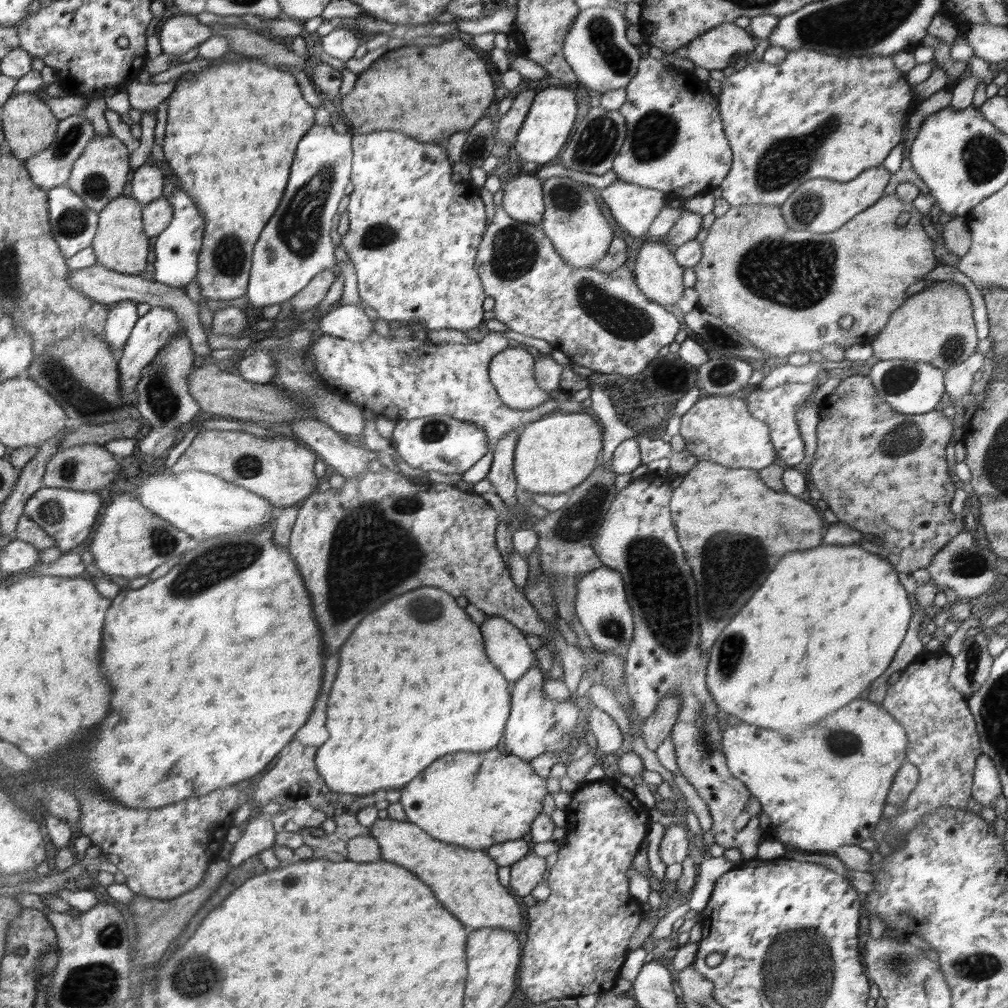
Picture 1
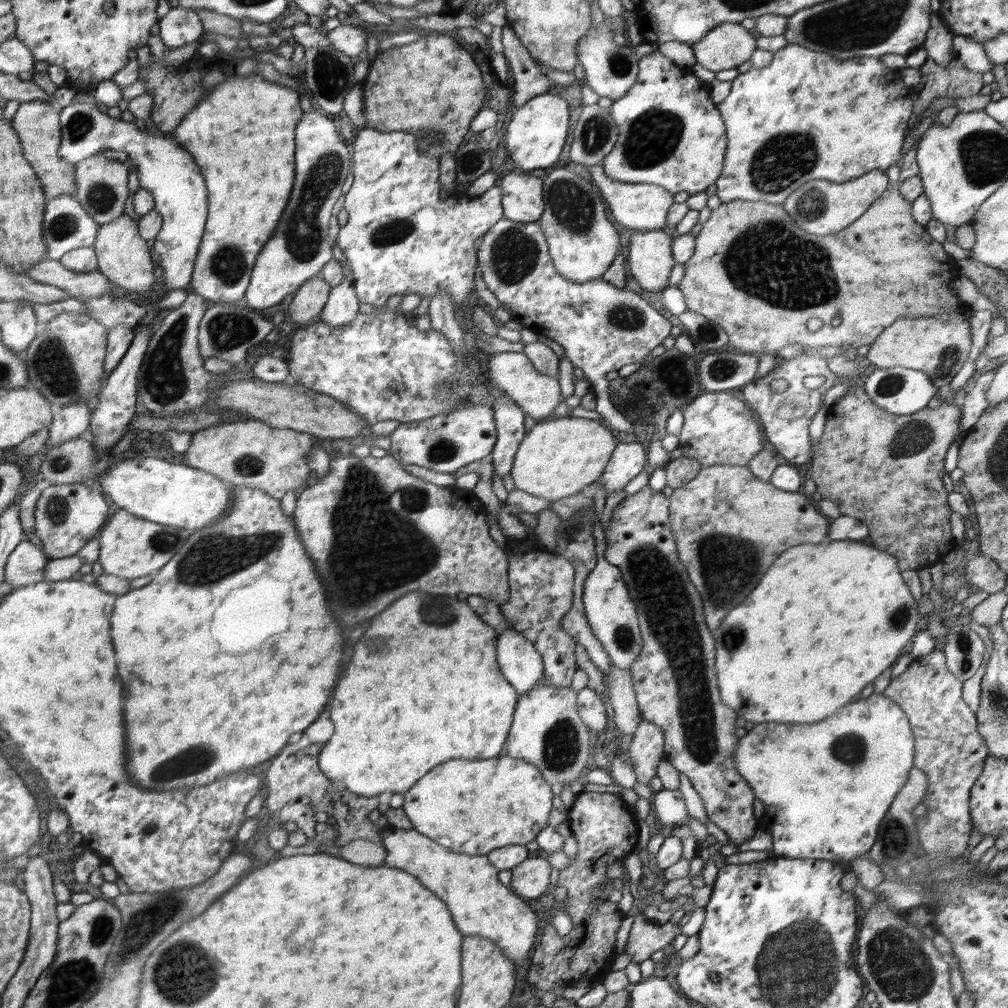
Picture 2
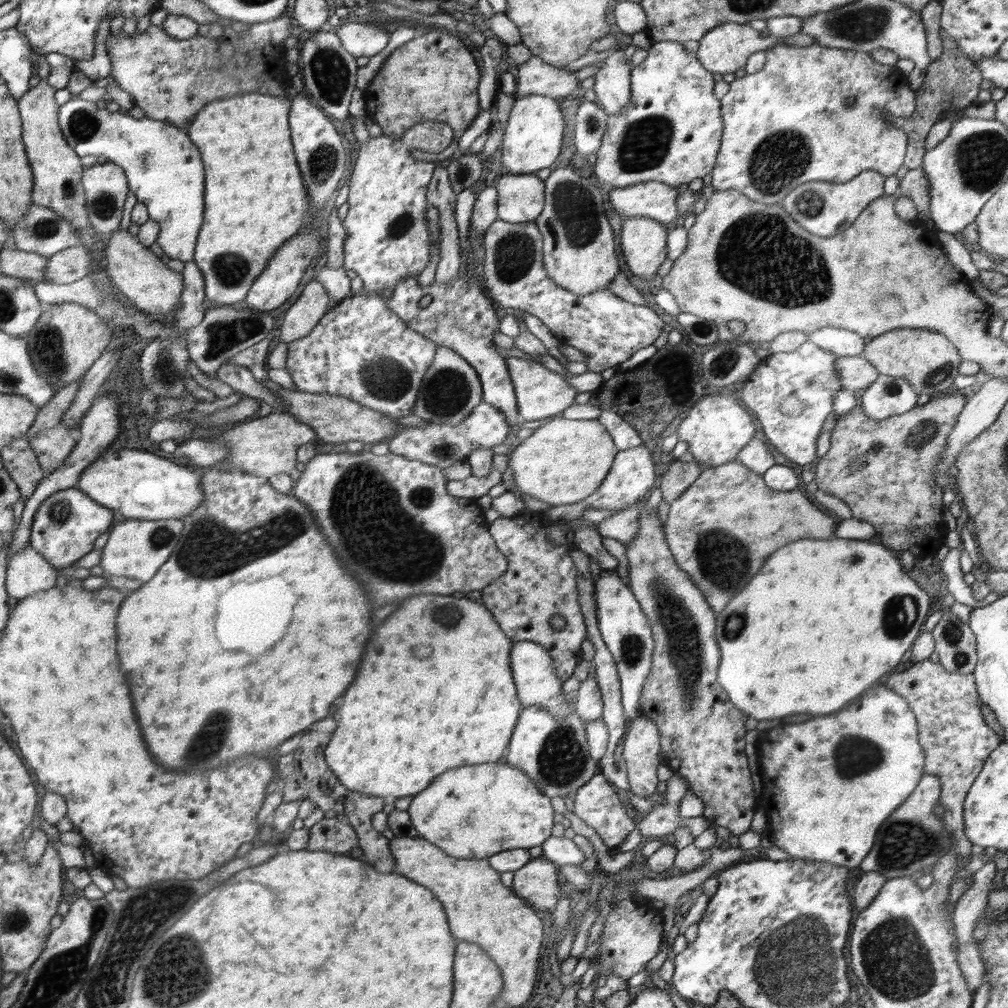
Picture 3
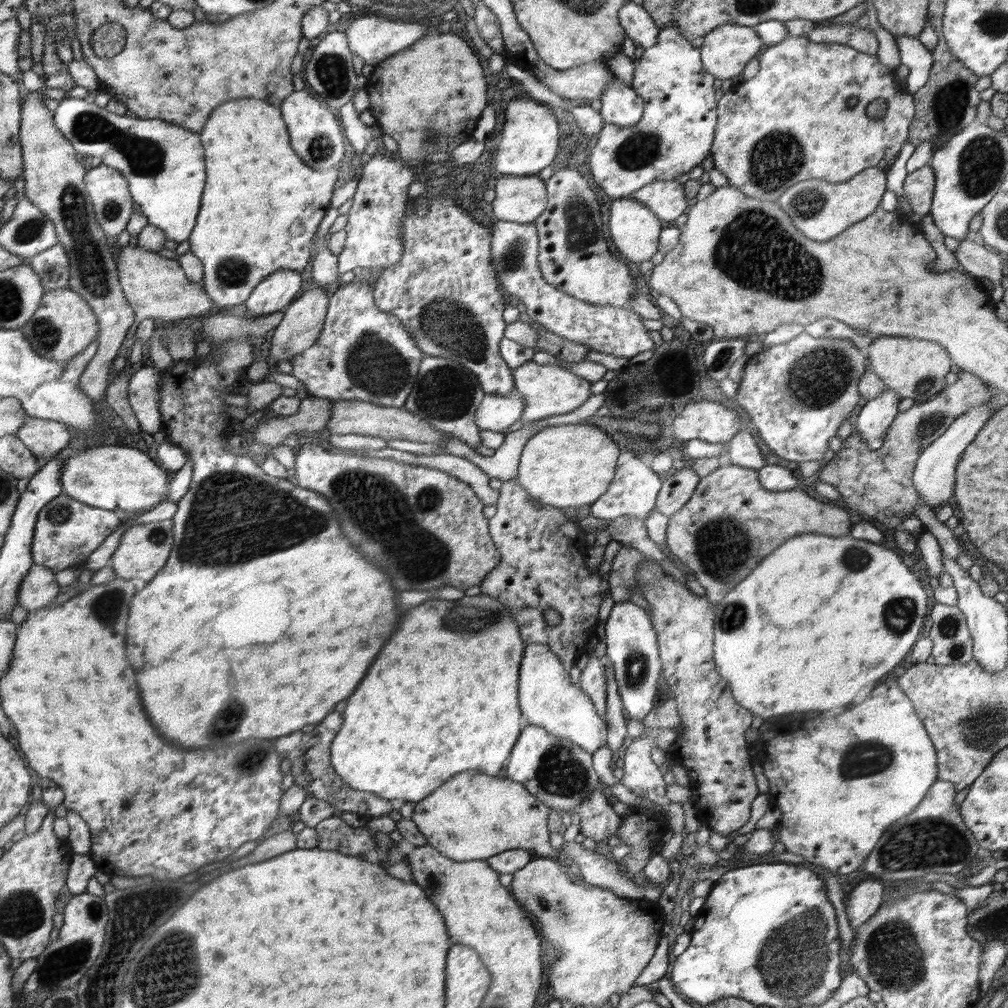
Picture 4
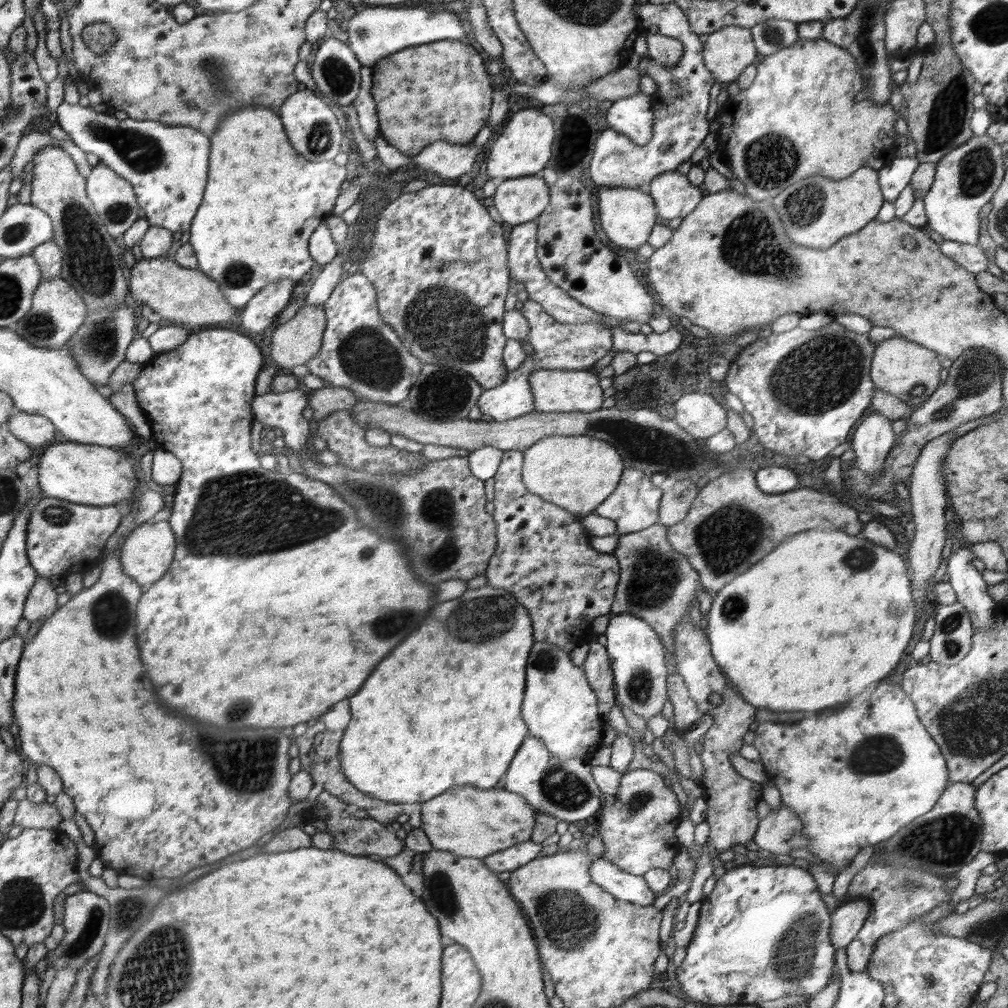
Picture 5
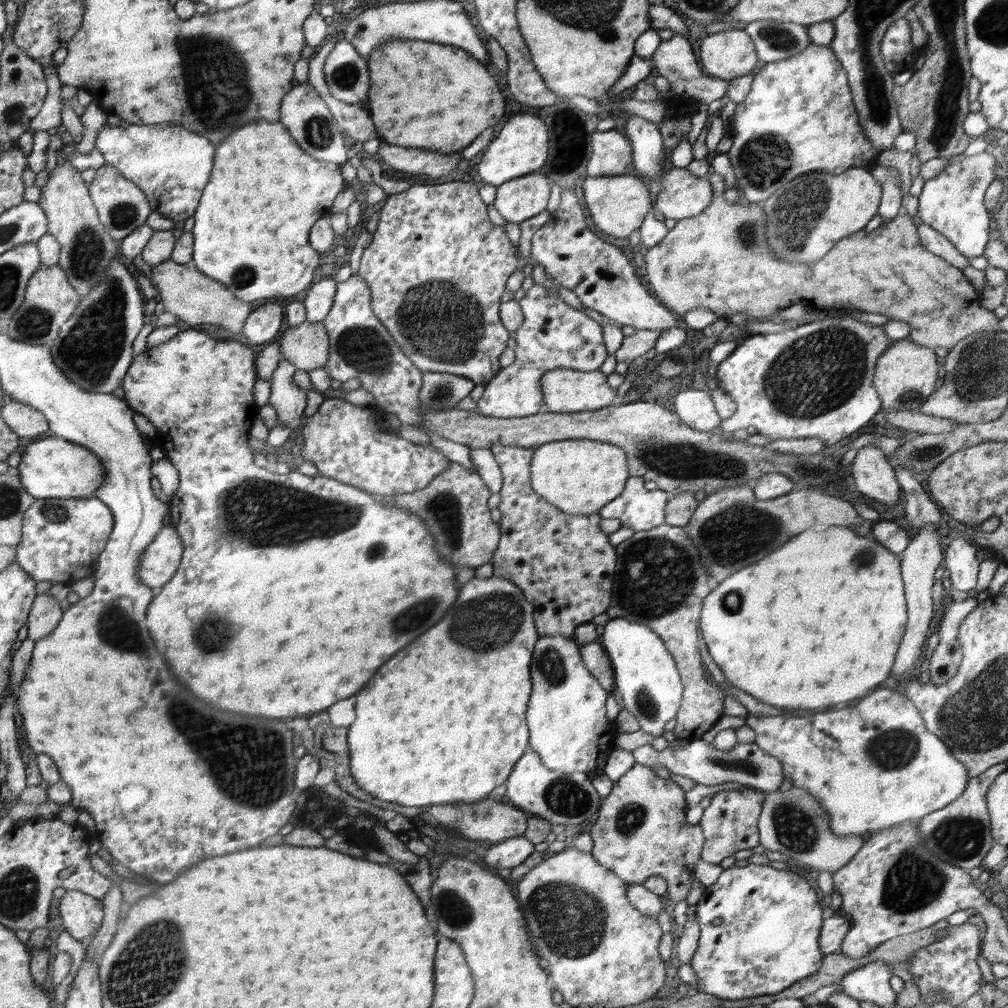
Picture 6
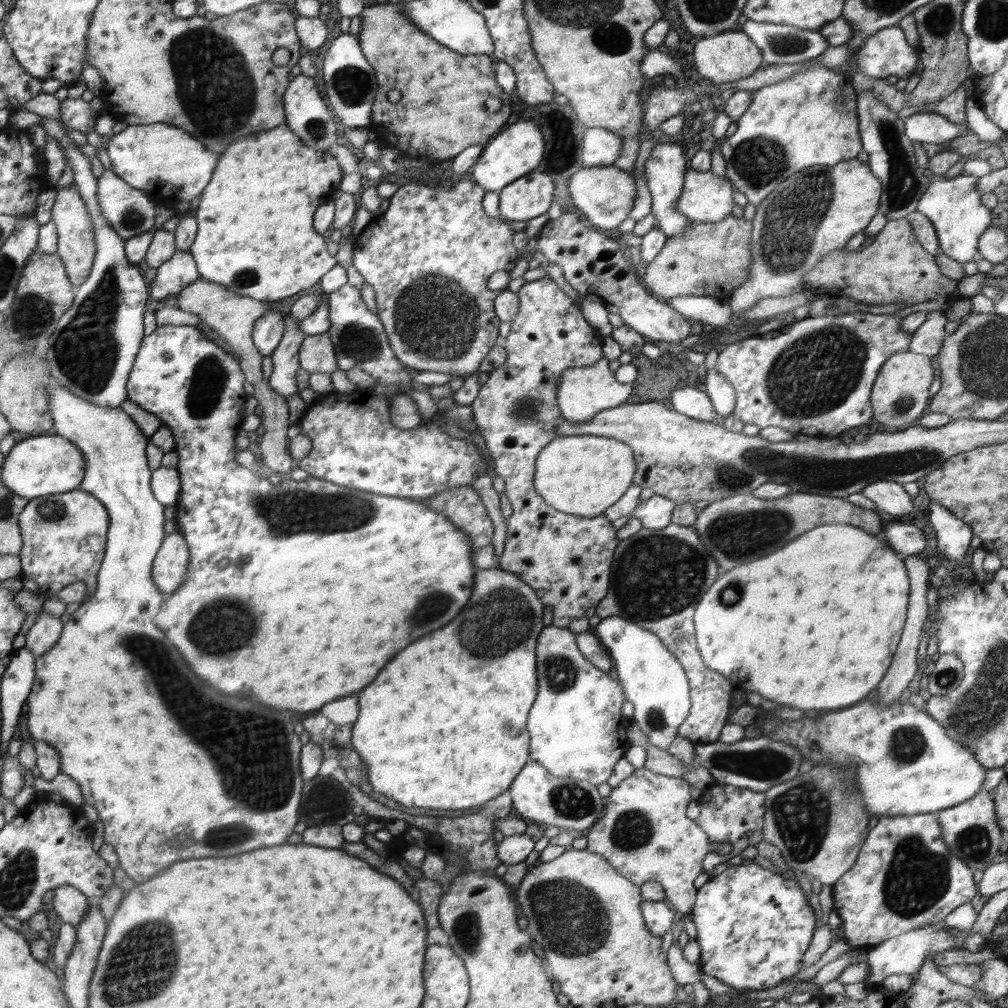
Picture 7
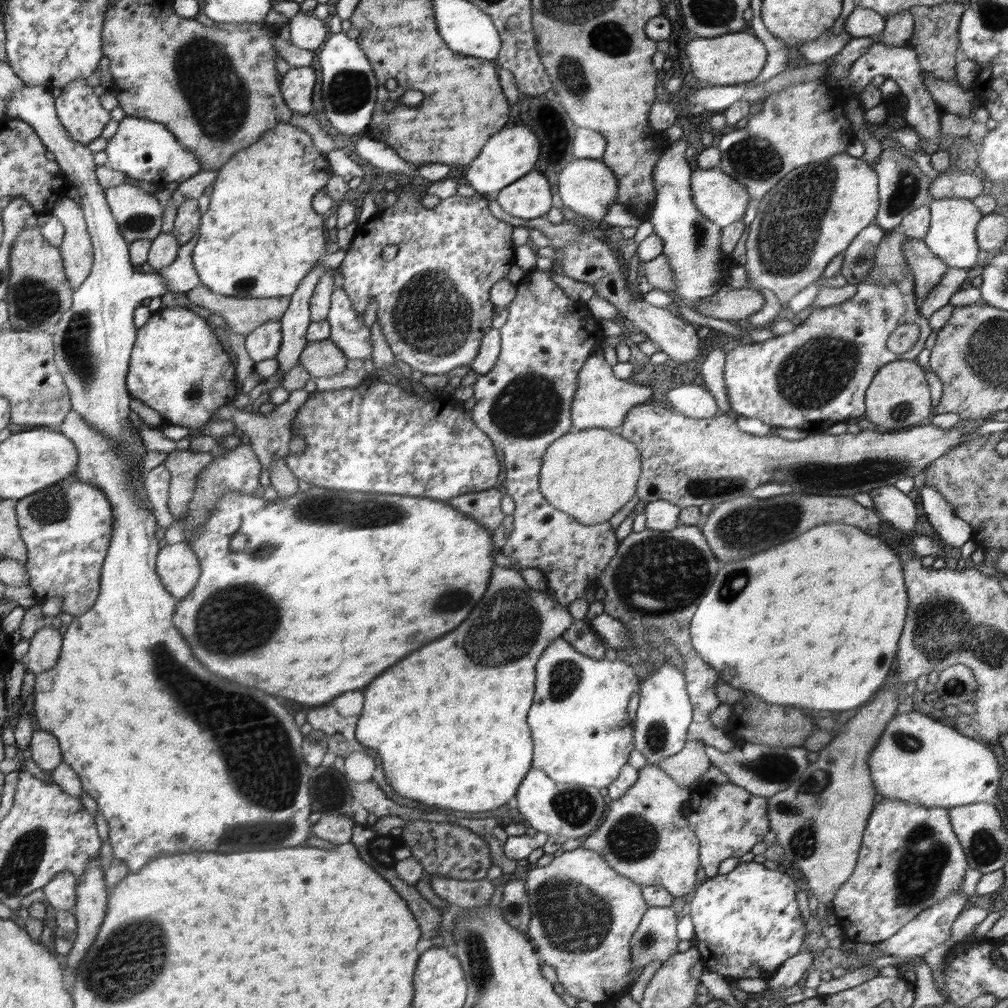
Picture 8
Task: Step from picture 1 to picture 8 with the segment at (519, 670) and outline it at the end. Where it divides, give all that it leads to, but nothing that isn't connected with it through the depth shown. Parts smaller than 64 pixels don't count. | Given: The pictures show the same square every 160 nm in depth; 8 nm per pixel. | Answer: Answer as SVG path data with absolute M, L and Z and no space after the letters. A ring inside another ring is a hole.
M559 637L544 649L536 662L535 672L534 704L529 710L530 726L534 726L534 768L544 770L557 783L596 789L610 786L635 748L634 722L626 710L630 697L638 689L639 678L634 668L620 659L614 662L605 658L592 659Z

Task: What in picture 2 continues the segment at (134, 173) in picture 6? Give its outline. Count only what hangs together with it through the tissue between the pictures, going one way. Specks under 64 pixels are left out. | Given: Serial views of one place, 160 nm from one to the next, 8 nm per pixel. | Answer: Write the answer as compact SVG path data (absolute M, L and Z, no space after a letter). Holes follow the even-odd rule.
M73 102L64 107L61 112L62 126L62 145L61 156L64 163L76 165L86 158L93 157L94 154L104 151L123 151L127 153L126 162L131 167L138 170L138 180L140 188L150 192L154 198L154 209L162 215L162 226L160 232L154 237L154 248L160 255L160 268L162 268L163 288L167 290L176 290L177 288L187 288L192 281L194 266L198 250L201 246L201 237L205 231L205 225L208 221L209 198L204 186L204 178L194 164L194 156L190 152L182 149L178 142L174 141L171 132L162 133L152 132L145 128L145 132L140 131L134 122L123 122L122 118L110 118L106 113L102 113L96 105L86 104L85 102Z

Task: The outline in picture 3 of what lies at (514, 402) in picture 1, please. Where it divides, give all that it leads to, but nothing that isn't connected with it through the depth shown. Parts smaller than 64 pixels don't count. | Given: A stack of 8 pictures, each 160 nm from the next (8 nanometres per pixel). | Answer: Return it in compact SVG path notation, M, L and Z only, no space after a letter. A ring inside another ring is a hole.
M518 357L508 358L509 374L516 386L517 407L520 414L520 422L540 420L553 415L561 416L568 407L576 404L576 396L582 396L579 390L572 388L565 376L556 374L547 369L542 363L525 360Z

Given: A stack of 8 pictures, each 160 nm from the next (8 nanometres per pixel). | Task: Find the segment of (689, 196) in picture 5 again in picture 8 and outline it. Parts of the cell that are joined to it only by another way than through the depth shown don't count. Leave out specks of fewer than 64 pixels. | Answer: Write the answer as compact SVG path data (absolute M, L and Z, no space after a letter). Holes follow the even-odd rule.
M694 167L691 172L692 201L694 206L714 224L724 228L732 222L736 222L745 216L747 206L753 201L748 192L740 182L730 178L718 167L710 169L697 169Z

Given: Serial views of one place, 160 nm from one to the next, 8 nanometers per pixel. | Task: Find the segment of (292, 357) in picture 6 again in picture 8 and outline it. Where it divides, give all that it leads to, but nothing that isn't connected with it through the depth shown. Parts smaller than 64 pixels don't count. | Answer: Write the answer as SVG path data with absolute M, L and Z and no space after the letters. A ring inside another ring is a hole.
M329 338L321 341L309 342L299 356L302 365L312 377L334 376L345 369L349 359L337 343Z

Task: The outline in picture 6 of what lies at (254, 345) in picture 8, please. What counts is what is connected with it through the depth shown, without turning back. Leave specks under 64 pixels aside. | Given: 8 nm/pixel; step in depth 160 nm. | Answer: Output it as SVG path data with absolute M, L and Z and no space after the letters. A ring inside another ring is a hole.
M274 301L262 303L245 320L242 334L249 340L249 344L264 344L264 342L278 338L284 318L284 310Z

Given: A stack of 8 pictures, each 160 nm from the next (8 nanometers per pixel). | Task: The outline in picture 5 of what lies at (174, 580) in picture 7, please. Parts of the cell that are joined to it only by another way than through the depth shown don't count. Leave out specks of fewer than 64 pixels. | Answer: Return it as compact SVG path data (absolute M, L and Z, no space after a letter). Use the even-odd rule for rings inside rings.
M169 521L146 522L136 527L126 538L121 546L121 569L126 575L141 583L143 588L150 588L157 580L160 580L170 564L176 548L176 537Z

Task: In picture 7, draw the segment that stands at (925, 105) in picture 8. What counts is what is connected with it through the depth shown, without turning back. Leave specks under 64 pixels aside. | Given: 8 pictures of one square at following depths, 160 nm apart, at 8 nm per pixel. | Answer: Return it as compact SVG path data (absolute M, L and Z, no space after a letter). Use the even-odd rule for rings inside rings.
M897 25L880 29L866 39L864 46L857 55L859 69L872 78L886 79L888 76L897 76L899 79L909 80L916 74L916 62L919 55L914 46L910 46L903 30Z

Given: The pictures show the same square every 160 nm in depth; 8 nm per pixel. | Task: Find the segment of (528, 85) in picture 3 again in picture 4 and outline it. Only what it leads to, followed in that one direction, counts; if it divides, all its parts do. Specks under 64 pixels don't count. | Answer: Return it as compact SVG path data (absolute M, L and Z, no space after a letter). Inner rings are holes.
M538 59L533 74L540 84L566 100L583 98L589 102L599 98L605 86L616 79L616 72L610 70L605 62L592 61L571 69L556 70Z

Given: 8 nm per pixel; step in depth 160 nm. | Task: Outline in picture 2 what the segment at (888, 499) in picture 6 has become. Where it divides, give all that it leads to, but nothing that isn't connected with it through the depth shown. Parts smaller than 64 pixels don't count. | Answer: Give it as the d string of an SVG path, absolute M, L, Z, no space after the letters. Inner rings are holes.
M901 366L876 368L867 377L863 387L866 396L872 400L872 404L898 416L908 416L926 408L938 389L924 371L907 369Z

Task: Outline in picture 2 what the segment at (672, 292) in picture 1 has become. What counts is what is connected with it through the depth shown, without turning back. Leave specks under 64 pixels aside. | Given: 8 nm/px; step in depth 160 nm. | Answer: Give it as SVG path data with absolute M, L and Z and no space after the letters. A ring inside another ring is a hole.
M668 229L635 230L629 248L630 274L640 289L660 294L676 264L672 256L674 236Z

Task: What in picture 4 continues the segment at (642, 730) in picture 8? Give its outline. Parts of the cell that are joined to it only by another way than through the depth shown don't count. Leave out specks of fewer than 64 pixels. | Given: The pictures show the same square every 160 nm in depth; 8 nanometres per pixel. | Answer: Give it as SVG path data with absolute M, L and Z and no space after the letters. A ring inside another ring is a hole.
M615 602L604 628L606 660L613 670L625 716L642 720L654 707L662 672L657 635L650 617L632 602Z

